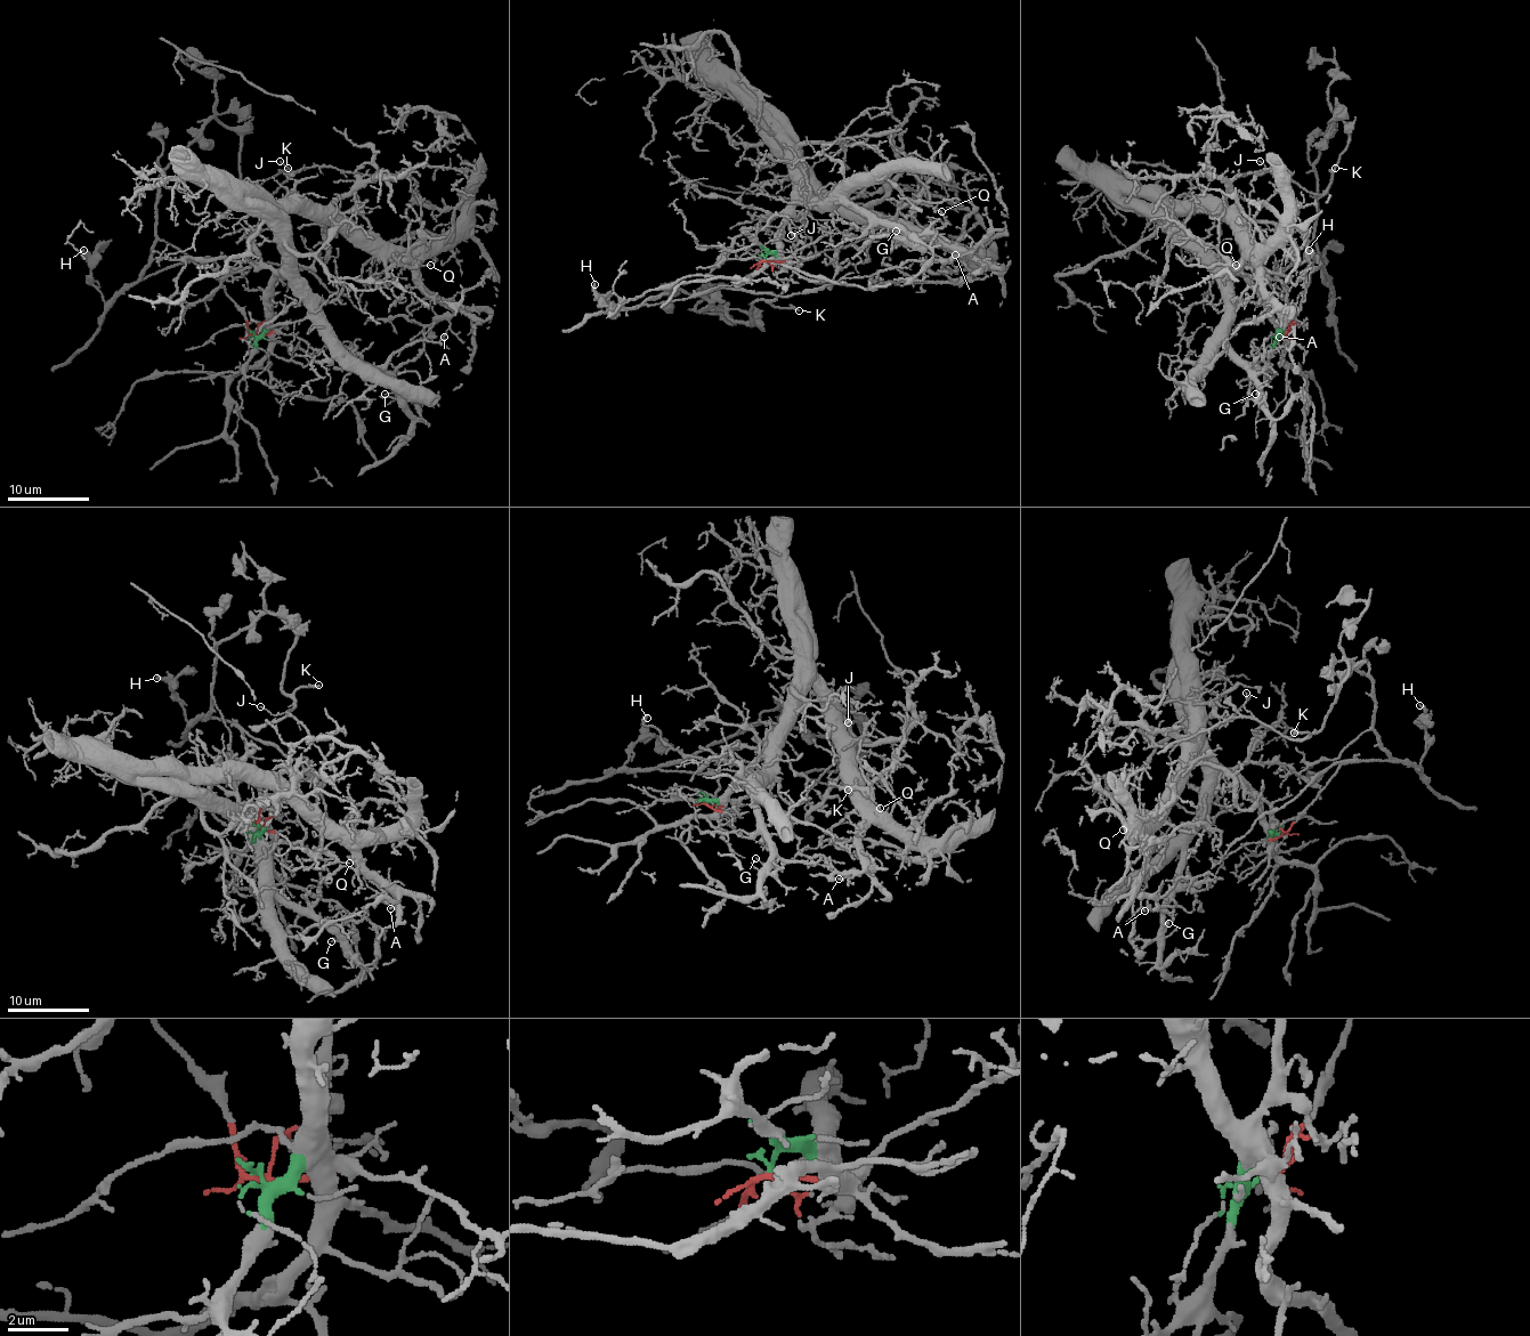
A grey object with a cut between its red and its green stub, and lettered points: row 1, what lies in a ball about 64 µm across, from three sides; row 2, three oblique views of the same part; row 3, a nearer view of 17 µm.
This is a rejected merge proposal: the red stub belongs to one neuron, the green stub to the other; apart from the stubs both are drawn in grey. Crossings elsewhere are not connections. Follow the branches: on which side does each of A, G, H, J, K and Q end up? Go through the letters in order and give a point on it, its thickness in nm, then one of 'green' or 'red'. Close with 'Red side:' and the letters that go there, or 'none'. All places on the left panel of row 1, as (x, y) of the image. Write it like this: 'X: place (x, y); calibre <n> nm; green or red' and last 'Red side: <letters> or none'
A: place (444, 337); calibre 130 nm; green
G: place (385, 394); calibre 70 nm; green
H: place (83, 250); calibre 280 nm; red
J: place (280, 161); calibre 80 nm; red
K: place (288, 168); calibre 150 nm; red
Q: place (430, 265); calibre 100 nm; green
Red side: H, J, K

